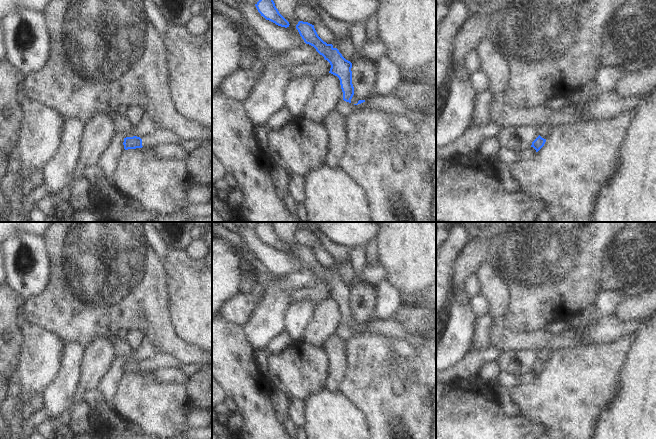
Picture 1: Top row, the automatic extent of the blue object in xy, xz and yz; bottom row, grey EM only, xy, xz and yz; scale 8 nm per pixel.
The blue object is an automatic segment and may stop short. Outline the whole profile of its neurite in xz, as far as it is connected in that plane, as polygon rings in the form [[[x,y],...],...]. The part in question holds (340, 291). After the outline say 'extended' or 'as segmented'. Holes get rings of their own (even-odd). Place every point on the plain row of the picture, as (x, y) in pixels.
[[[299,245],[296,249],[300,260],[306,268],[313,270],[316,275],[327,284],[330,289],[329,297],[337,300],[340,304],[343,316],[343,324],[351,327],[354,319],[354,311],[352,308],[352,287],[346,284],[337,272],[332,268],[324,266],[317,258],[314,249]]]; as segmented

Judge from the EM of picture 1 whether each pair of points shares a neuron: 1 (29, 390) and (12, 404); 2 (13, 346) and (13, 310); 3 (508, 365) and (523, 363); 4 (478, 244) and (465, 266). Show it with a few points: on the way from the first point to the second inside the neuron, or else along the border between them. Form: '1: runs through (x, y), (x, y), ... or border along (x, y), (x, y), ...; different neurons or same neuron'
1: border along (20, 395), (24, 403); different neurons
2: runs through (12, 337), (12, 319); same neuron
3: runs through (512, 365), (519, 365); same neuron
4: runs through (476, 249), (469, 261); same neuron

